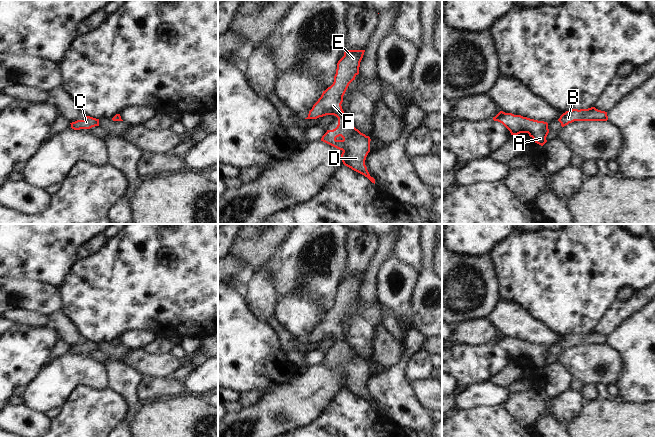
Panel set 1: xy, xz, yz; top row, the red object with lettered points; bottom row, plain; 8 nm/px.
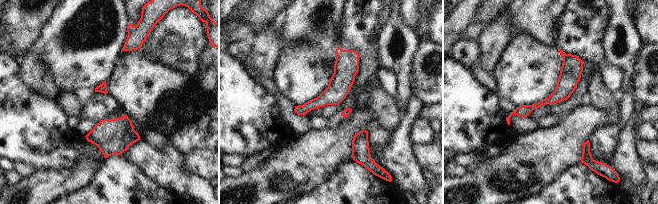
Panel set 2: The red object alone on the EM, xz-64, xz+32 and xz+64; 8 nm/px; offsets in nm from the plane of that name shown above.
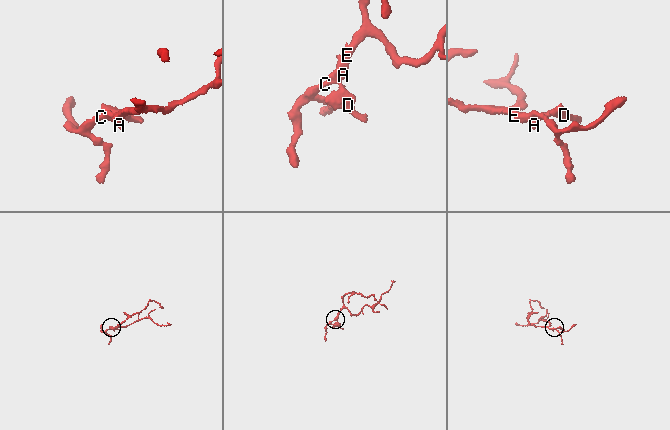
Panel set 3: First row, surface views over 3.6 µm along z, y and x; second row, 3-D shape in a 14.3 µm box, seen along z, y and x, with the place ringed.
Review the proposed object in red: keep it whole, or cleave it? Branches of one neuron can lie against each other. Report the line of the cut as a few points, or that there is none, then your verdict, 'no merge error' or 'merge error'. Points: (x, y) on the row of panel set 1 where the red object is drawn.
no cut; no merge error

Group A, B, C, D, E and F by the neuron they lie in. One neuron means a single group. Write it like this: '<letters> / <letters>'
A B C D E F

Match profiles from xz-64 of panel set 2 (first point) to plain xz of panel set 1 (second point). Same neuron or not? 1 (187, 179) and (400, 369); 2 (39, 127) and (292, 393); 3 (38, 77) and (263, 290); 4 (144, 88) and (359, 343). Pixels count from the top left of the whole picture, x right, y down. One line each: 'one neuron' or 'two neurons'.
1: one neuron
2: two neurons
3: one neuron
4: one neuron

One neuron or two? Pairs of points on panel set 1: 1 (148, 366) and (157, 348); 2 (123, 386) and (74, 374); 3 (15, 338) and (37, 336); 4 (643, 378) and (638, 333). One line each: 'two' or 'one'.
1: two
2: two
3: one
4: one

